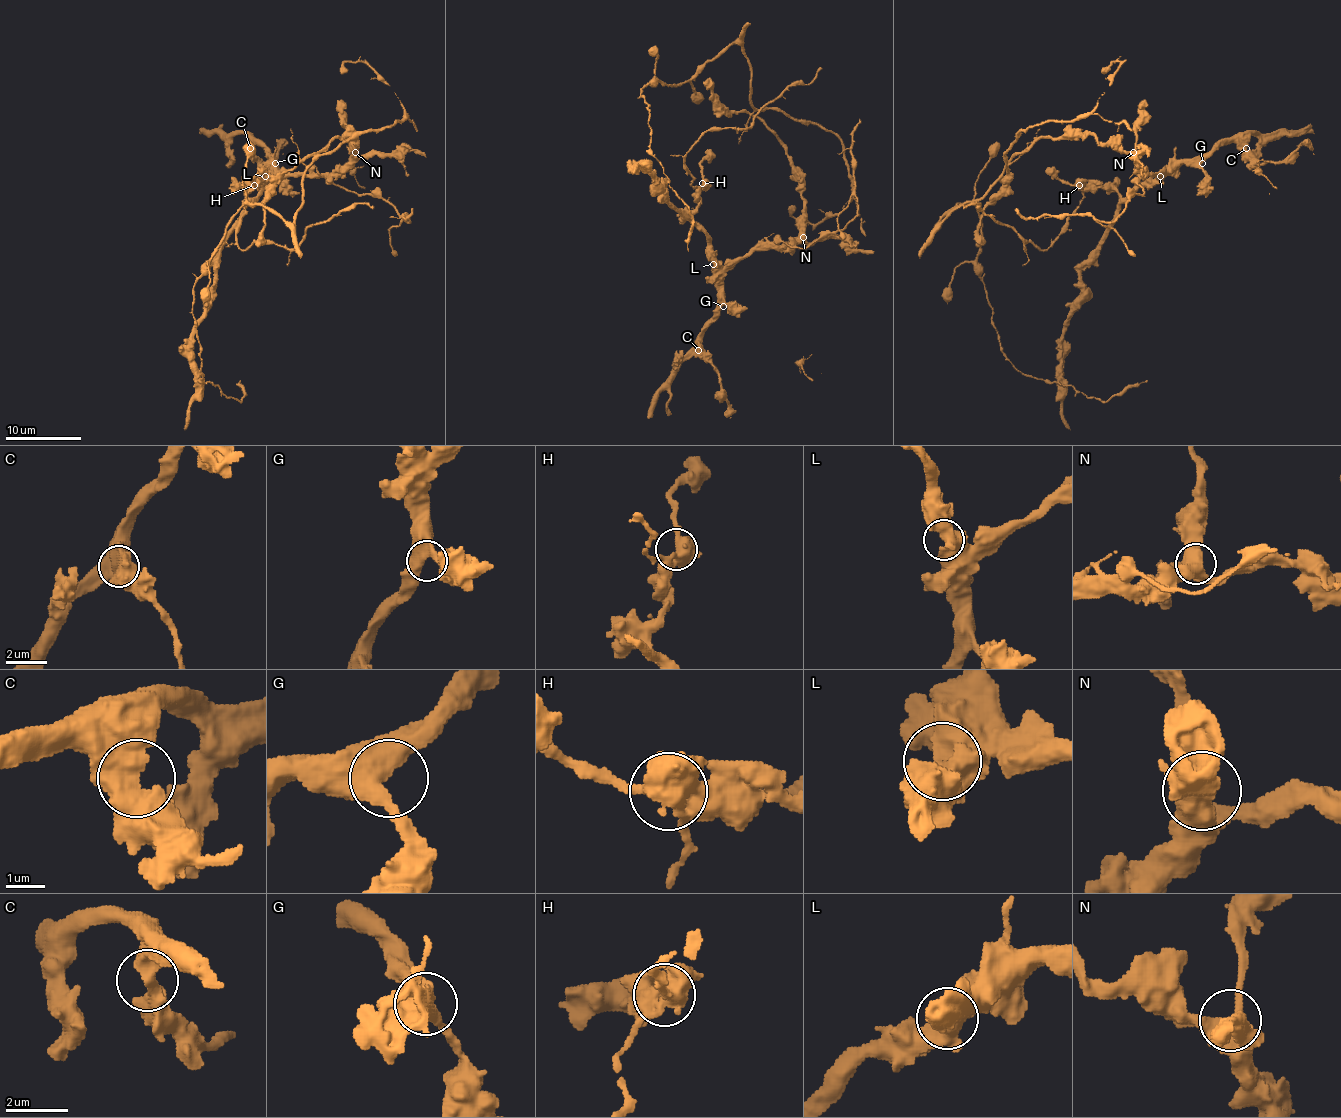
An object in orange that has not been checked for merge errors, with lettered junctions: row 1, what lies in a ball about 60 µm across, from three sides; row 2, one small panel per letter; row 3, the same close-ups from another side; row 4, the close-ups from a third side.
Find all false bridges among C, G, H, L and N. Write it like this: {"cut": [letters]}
{"cut": ["H"]}

